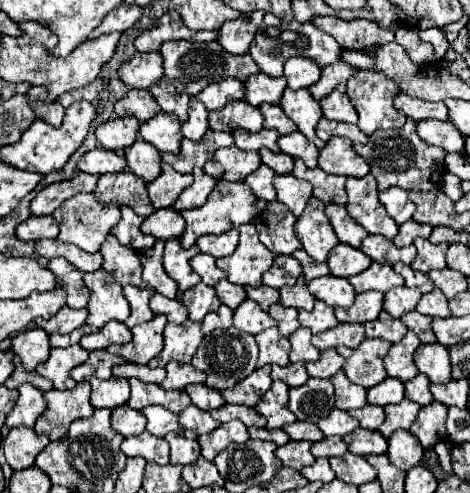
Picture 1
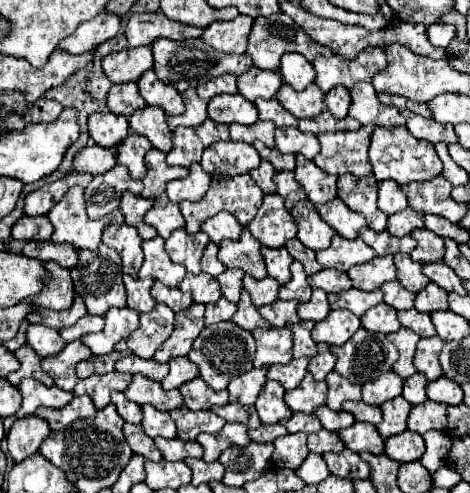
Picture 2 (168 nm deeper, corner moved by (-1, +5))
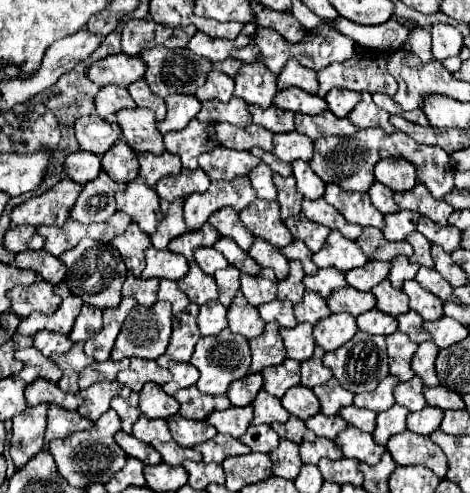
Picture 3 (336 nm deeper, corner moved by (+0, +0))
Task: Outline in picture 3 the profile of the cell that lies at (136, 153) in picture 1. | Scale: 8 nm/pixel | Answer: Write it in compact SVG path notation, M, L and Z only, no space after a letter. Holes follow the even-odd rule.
M118 140L108 154L102 156L102 168L110 174L110 178L128 184L138 176L138 154L128 146L126 140Z

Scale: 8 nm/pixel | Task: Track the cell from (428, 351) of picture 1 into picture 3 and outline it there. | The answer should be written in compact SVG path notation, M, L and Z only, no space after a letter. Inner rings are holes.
M428 340L418 346L418 350L412 358L412 370L414 370L414 374L418 374L424 380L424 386L438 386L440 384L436 370L434 370L436 356L438 356L438 346L432 340Z

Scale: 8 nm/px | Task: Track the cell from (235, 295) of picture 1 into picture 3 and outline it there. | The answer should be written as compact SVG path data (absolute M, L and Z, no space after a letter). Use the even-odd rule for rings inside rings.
M228 266L224 270L218 270L214 274L218 290L220 290L220 302L228 308L232 304L232 298L236 296L236 292L240 290L240 272L234 266Z

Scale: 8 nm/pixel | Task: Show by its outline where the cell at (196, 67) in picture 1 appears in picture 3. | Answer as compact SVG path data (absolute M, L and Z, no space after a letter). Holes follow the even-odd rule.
M156 46L156 48L148 48L140 52L140 58L144 58L146 62L146 82L150 86L150 90L154 94L158 94L160 98L166 98L170 94L194 94L196 88L200 88L206 82L208 72L212 70L212 62L190 52L188 48L164 48L164 46Z

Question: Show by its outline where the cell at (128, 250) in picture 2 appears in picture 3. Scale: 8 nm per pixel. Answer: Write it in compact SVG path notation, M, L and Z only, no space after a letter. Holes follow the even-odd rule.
M132 222L126 228L126 232L116 236L116 238L112 238L110 244L114 248L118 248L126 268L134 276L140 276L142 274L142 266L144 266L144 250L150 246L150 238L146 234L142 234L142 230Z

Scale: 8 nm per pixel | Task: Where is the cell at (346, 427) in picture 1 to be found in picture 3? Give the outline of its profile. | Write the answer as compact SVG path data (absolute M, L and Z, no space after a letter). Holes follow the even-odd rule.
M316 414L312 418L306 420L306 426L316 434L316 436L322 436L322 438L330 438L334 440L342 430L348 428L348 424L336 414L336 416L326 416L326 414Z

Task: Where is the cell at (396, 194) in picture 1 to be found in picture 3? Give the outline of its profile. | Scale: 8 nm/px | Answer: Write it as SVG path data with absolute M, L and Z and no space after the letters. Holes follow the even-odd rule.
M374 182L374 186L368 190L368 194L370 194L370 198L372 198L372 204L382 212L382 214L394 214L394 212L398 212L400 208L396 206L396 202L394 202L394 192L390 190L390 188L386 188L384 184L380 184L380 182Z

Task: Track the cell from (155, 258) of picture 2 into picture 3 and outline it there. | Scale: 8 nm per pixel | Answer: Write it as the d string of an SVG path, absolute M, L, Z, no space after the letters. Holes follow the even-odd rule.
M150 246L146 252L146 268L142 278L168 278L180 280L188 272L188 262L182 254L170 254L170 250L156 250Z

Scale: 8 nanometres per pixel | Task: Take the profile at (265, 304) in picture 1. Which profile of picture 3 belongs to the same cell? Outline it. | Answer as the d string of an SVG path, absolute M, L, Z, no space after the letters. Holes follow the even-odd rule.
M262 270L258 276L242 274L240 282L242 282L240 290L252 306L272 302L278 296L278 280L272 270Z

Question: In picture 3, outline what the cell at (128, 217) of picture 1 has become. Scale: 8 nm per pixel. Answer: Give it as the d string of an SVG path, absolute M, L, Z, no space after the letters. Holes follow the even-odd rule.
M136 178L136 182L130 182L124 192L116 194L118 210L126 212L132 222L136 222L144 234L152 236L158 222L158 194L156 190L150 190L142 182L142 178Z

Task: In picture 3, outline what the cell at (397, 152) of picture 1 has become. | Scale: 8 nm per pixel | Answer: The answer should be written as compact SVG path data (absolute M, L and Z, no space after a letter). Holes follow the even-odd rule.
M382 158L374 166L374 176L392 192L406 192L418 182L416 166L404 158Z

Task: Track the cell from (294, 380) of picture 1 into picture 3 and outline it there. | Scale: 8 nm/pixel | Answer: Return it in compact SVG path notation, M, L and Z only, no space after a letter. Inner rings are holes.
M286 358L282 366L262 370L262 376L264 376L264 388L270 394L282 398L288 388L300 384L300 362Z

